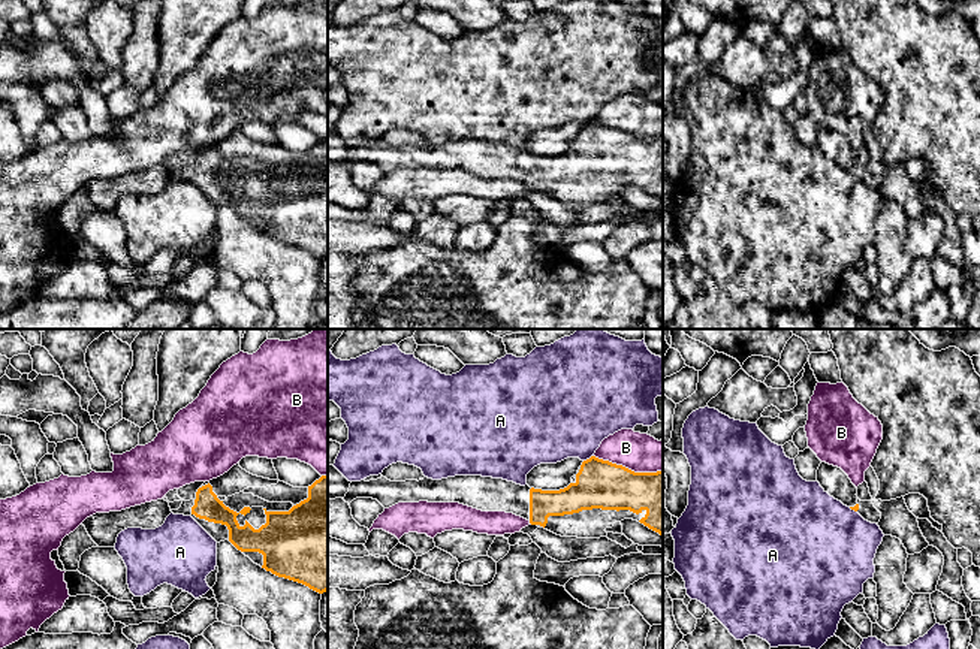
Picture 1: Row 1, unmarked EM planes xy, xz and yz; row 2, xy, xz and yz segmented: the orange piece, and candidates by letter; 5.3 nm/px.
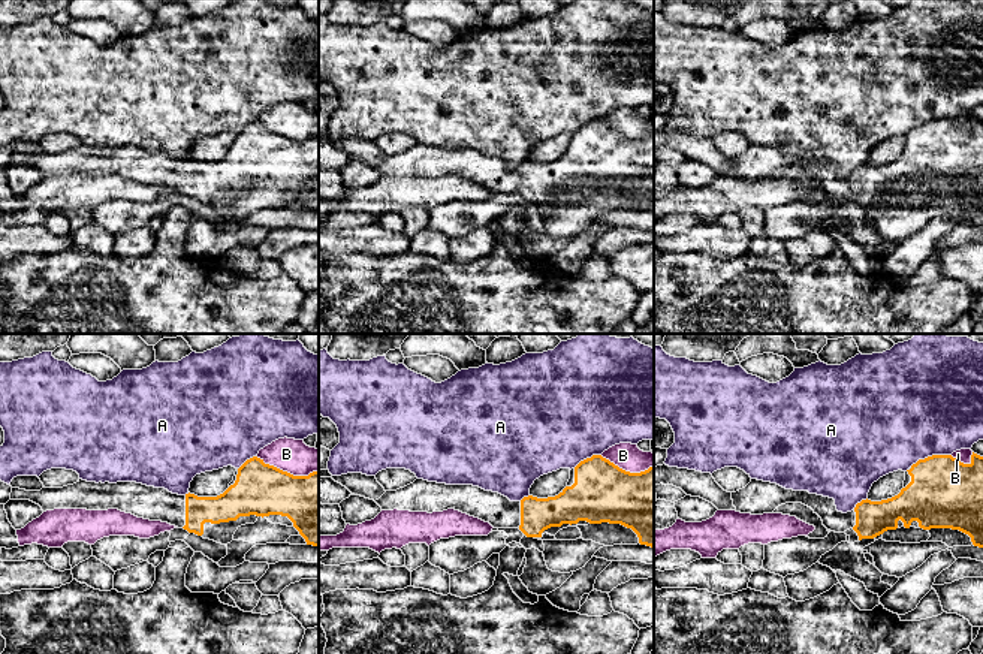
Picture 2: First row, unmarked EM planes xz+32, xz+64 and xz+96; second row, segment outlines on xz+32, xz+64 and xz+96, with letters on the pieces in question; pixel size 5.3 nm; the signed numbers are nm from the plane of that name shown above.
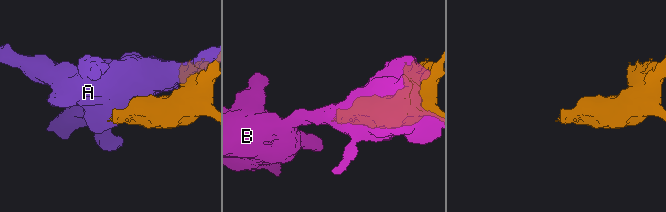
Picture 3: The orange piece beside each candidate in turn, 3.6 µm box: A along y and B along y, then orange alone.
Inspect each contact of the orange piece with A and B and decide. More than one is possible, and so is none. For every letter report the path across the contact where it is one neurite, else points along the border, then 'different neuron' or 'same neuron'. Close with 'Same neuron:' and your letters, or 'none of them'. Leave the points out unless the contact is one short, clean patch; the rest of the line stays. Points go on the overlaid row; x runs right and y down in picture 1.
A: different neuron
B: different neuron
Same neuron: none of them

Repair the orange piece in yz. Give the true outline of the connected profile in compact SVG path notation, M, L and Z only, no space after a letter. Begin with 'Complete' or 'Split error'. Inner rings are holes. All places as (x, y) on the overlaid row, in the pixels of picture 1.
Split error. M821 462L817 470L817 482L830 496L854 511L859 510L857 487L841 468Z

